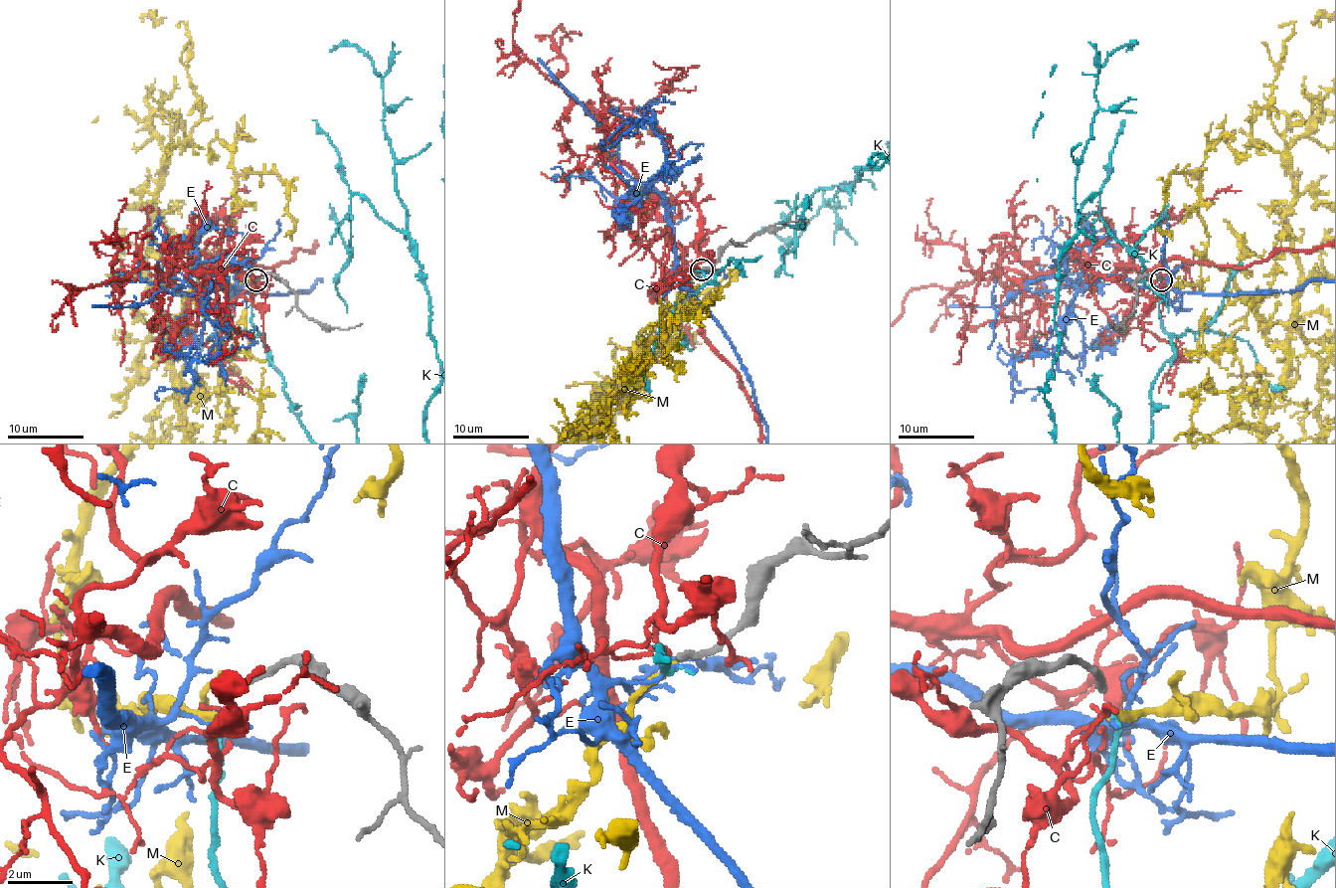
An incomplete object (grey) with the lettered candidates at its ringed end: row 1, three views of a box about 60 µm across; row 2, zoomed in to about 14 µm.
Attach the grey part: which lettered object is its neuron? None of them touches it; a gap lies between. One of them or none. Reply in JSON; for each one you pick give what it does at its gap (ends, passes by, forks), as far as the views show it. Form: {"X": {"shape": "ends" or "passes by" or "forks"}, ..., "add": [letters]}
{"K": {"shape": "ends"}, "add": ["K"]}

